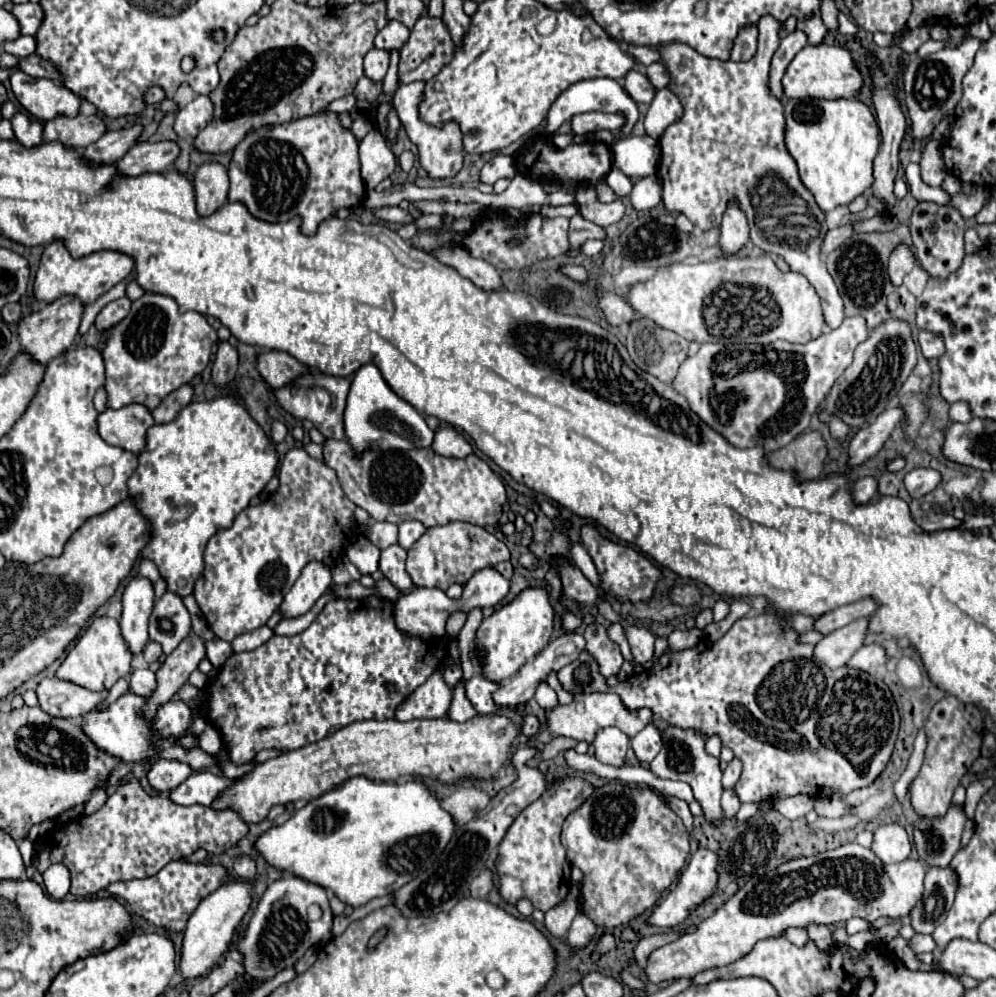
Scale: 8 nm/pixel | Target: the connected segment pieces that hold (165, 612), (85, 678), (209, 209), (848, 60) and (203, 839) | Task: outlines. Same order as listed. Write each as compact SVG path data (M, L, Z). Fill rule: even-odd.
M164 593L156 601L150 617L150 637L156 641L164 655L170 655L178 643L190 633L190 615L182 599L174 593Z
M96 617L86 633L76 641L74 649L66 655L64 663L56 671L56 677L82 685L90 691L104 691L110 689L120 677L126 677L130 673L130 661L132 653L122 639L118 621L110 617Z
M204 163L194 175L196 211L200 217L212 215L228 197L228 171L220 163Z
M826 43L820 45L806 45L796 53L790 61L784 77L782 77L784 95L788 99L840 99L840 97L856 97L862 87L862 75L856 69L852 55L844 47L832 47Z
M130 777L126 785L114 789L102 809L58 831L50 845L38 851L34 865L44 873L50 865L64 863L72 875L72 895L86 897L116 881L152 877L172 859L190 857L202 847L212 855L226 853L246 833L248 825L230 809L214 811L202 805L182 807L168 797L148 795L138 779Z

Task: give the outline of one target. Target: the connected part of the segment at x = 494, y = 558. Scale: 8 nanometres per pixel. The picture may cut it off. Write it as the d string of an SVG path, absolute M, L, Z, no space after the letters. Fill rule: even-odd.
M454 521L426 529L426 533L416 541L416 545L408 549L406 571L416 587L438 587L446 591L452 583L464 585L478 569L492 567L508 559L510 551L506 543L500 541L496 535L488 533L484 527L478 525Z

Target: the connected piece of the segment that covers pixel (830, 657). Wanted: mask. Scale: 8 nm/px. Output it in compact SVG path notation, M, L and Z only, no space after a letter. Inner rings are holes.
M862 617L848 623L846 627L832 631L830 635L826 635L816 643L814 657L824 665L828 665L830 669L846 665L848 659L862 647L866 637L866 627L868 627L868 619Z

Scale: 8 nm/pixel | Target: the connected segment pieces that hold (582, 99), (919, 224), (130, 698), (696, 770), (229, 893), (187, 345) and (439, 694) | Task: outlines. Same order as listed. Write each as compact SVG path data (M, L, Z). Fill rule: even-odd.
M600 77L600 79L588 79L588 81L578 81L574 85L570 85L556 101L554 105L550 107L550 113L546 117L546 129L540 133L540 135L548 135L552 137L564 121L570 121L574 115L578 113L588 113L588 111L602 111L602 113L622 113L626 117L626 125L622 127L622 133L630 133L634 123L638 121L638 107L636 103L632 101L632 97L628 97L628 93L614 81L614 79L606 79L606 77Z
M918 203L912 213L912 243L916 247L916 257L922 263L922 267L938 279L948 277L954 273L964 259L964 229L966 221L960 217L960 213L950 205L936 205L936 203Z
M124 693L108 707L92 709L84 713L82 731L98 749L128 763L154 763L154 755L160 751L160 747L156 747L158 739L174 739L174 745L180 745L182 749L200 747L198 735L188 733L192 725L192 709L184 701L170 699L168 703L160 705L156 709L156 715L150 719L142 715L144 705L146 705L144 697L134 695L134 693Z
M668 725L666 729L660 729L662 735L662 749L658 753L658 765L650 765L650 771L660 779L678 779L692 787L696 801L704 809L704 817L710 821L724 819L722 807L720 807L720 795L722 795L722 771L720 771L720 759L706 753L706 741L696 733L696 729L680 729L674 725Z
M234 879L222 887L218 887L214 893L204 897L192 917L188 919L188 925L184 929L182 939L182 955L180 955L180 975L184 981L192 981L196 977L202 977L210 971L210 967L226 953L228 943L240 925L242 917L246 915L250 903L252 903L252 891L254 887L250 883L244 883L242 879Z
M160 293L142 295L138 301L132 303L130 315L106 333L106 345L102 349L102 357L106 363L108 407L120 409L130 403L142 403L148 409L154 409L156 405L160 405L160 401L166 395L170 395L174 389L188 383L192 377L200 375L206 369L216 341L218 341L218 335L208 325L204 315L196 311L180 313L176 301L168 295L160 295Z
M436 671L400 709L396 709L398 721L410 721L410 719L432 719L432 717L444 717L452 699L452 689L444 683L442 671Z

